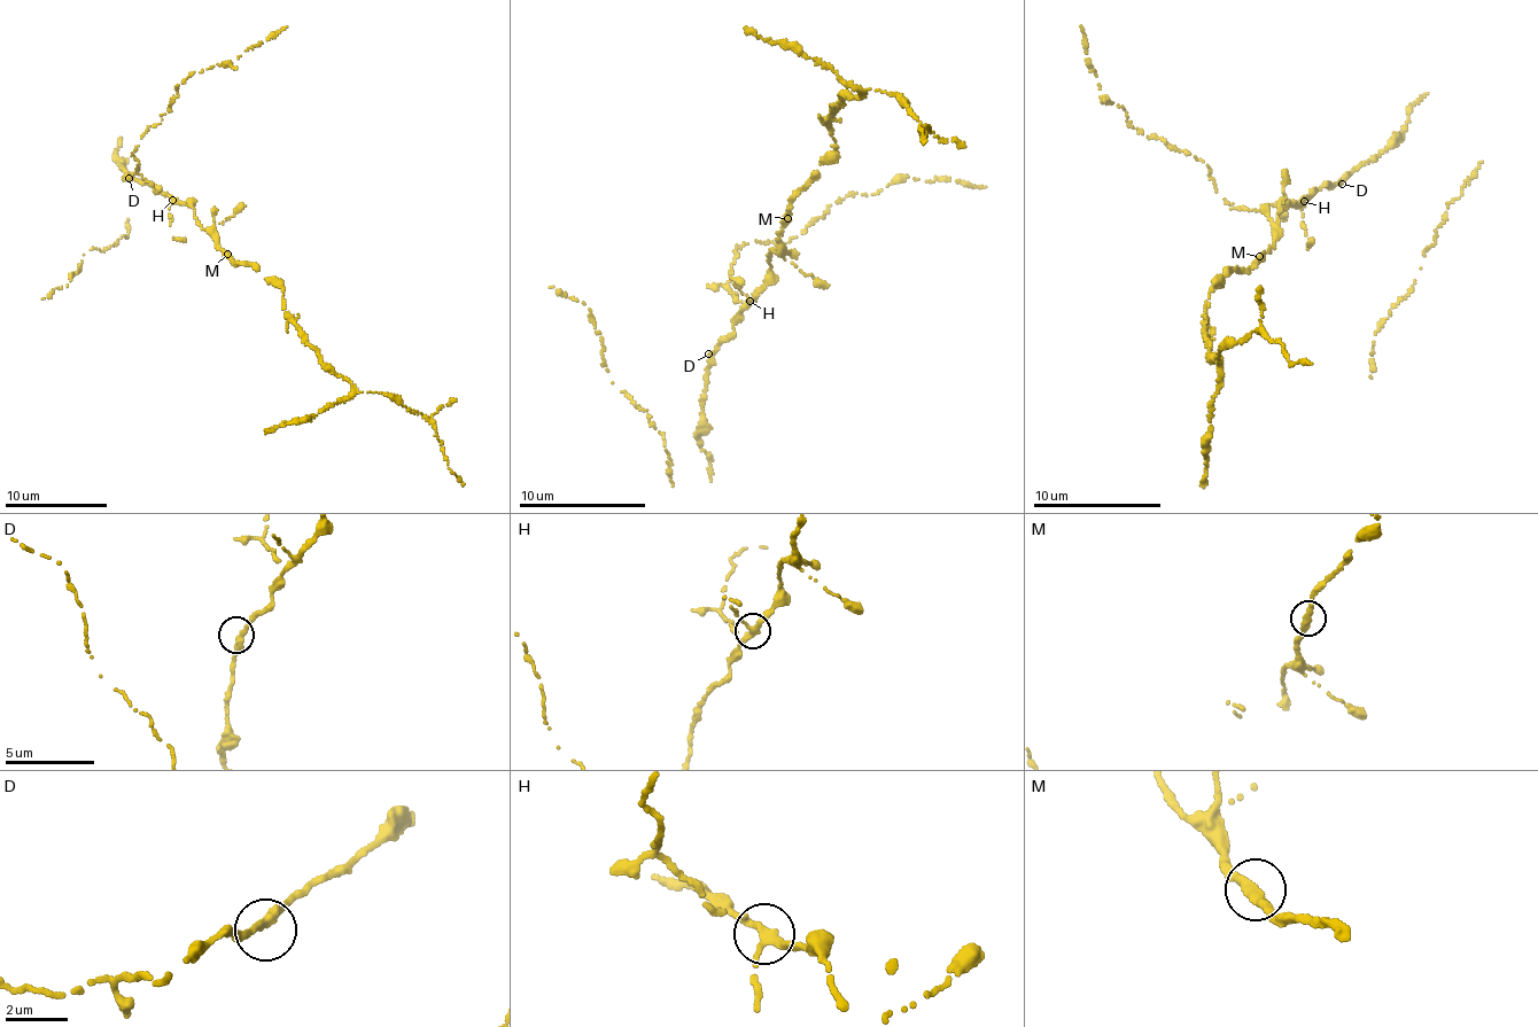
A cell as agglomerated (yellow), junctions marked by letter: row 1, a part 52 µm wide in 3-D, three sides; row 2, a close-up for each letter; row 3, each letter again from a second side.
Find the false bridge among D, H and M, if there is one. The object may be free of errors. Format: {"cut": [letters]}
{"cut": ["H"]}

